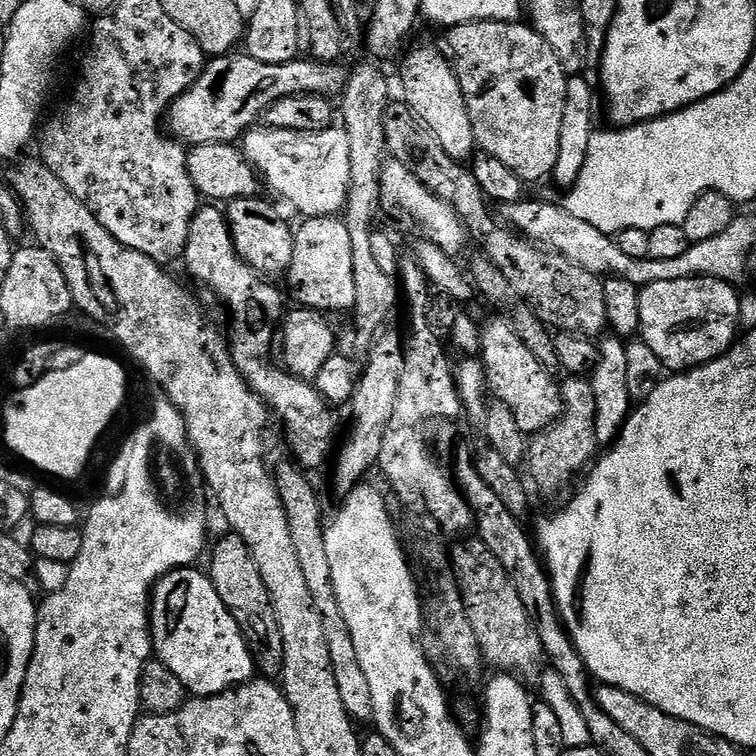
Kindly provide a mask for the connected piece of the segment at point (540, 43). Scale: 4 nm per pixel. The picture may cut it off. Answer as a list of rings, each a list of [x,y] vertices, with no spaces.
[[[475,20],[465,24],[453,24],[447,32],[446,52],[466,98],[477,149],[499,158],[525,182],[544,179],[547,181],[558,162],[562,110],[566,110],[566,86],[570,82],[569,73],[565,72],[550,42],[539,36],[535,28],[515,20]]]

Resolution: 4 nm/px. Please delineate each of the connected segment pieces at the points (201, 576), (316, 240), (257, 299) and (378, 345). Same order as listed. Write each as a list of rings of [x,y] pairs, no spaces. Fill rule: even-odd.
[[[189,566],[175,568],[165,574],[152,589],[150,597],[150,631],[155,659],[162,661],[182,682],[193,697],[217,696],[228,688],[237,688],[253,679],[256,663],[252,660],[250,650],[244,641],[242,630],[238,630],[238,622],[226,610],[222,598],[218,598],[218,590],[214,590],[212,581],[199,567]]]
[[[339,215],[334,216],[310,216],[303,221],[301,228],[295,229],[294,254],[290,258],[290,266],[286,273],[288,288],[292,291],[295,303],[301,308],[314,308],[325,314],[332,312],[344,312],[355,309],[354,295],[354,250],[350,246],[350,235],[347,226]]]
[[[202,206],[194,214],[190,222],[190,234],[186,238],[182,264],[188,267],[188,272],[200,284],[205,284],[222,303],[228,307],[228,312],[232,315],[232,336],[230,335],[230,351],[232,360],[238,366],[242,378],[248,383],[248,388],[254,394],[260,396],[261,400],[268,405],[269,409],[278,419],[284,423],[284,432],[288,435],[288,444],[292,447],[292,452],[297,461],[305,469],[316,468],[323,462],[328,454],[328,443],[332,440],[332,412],[327,400],[320,397],[319,392],[309,381],[291,376],[283,367],[268,364],[268,347],[273,347],[274,337],[281,327],[286,315],[284,300],[280,297],[280,292],[275,288],[275,283],[269,282],[259,272],[255,272],[247,262],[238,254],[234,246],[234,238],[230,234],[227,215],[220,212],[216,206]]]
[[[384,330],[375,337],[372,349],[368,352],[368,361],[363,361],[362,371],[356,389],[350,401],[352,408],[352,433],[341,448],[332,472],[332,488],[343,498],[365,479],[371,468],[375,469],[382,454],[382,438],[386,434],[386,426],[390,426],[390,417],[394,414],[394,402],[398,399],[398,378],[404,361],[404,345],[402,336],[396,332]]]

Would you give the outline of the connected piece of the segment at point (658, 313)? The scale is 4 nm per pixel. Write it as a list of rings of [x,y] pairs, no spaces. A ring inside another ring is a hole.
[[[695,276],[640,288],[640,336],[665,369],[687,372],[724,355],[738,339],[741,293],[718,278]]]

